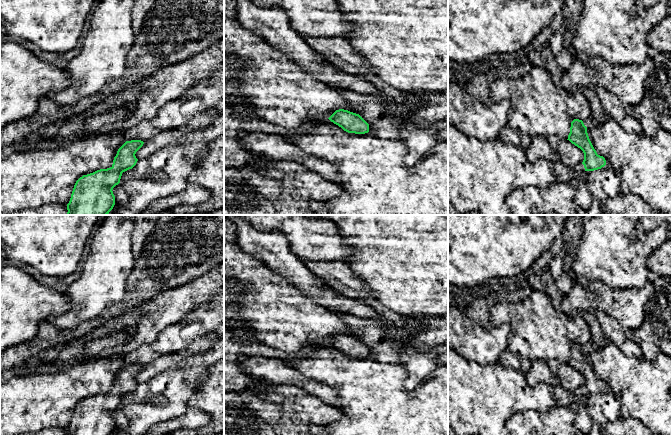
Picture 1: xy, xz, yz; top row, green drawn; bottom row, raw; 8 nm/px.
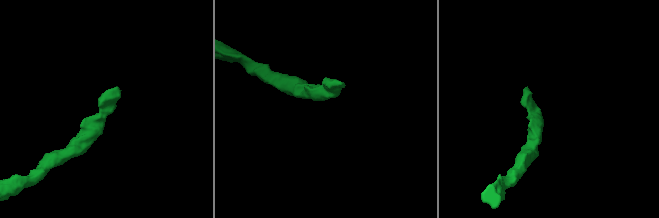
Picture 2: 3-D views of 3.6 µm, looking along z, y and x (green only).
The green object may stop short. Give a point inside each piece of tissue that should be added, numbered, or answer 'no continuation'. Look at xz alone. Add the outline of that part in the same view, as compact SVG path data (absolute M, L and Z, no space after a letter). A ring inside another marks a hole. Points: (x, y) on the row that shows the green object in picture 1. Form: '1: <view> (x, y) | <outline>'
no continuation

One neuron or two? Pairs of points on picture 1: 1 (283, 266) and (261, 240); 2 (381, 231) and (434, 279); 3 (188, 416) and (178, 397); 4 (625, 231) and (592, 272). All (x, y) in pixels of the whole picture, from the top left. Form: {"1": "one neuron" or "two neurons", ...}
{"1": "one neuron", "2": "one neuron", "3": "two neurons", "4": "one neuron"}

